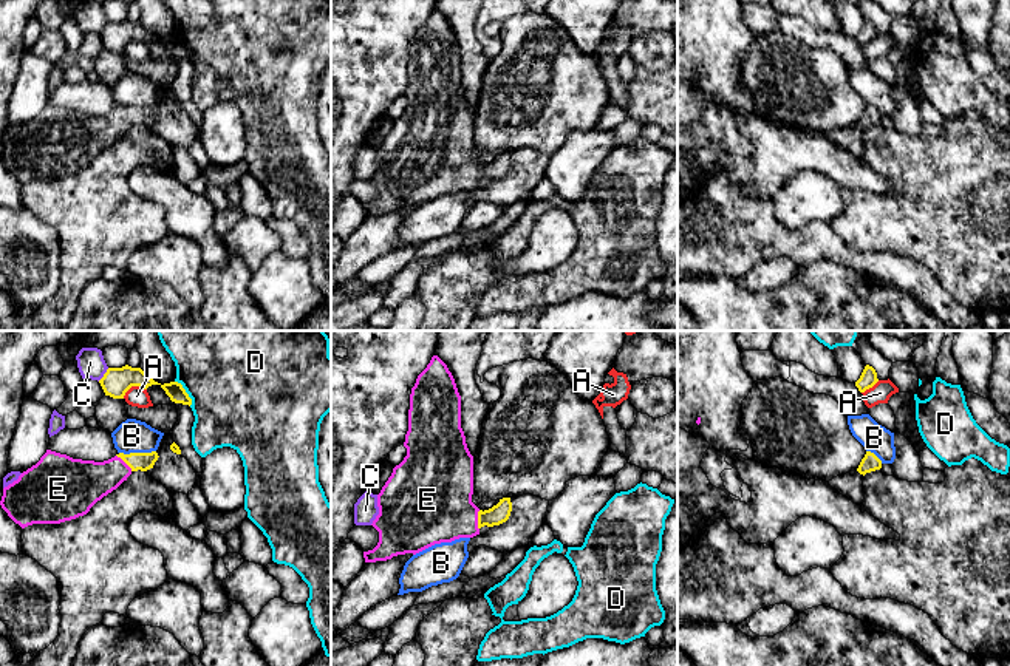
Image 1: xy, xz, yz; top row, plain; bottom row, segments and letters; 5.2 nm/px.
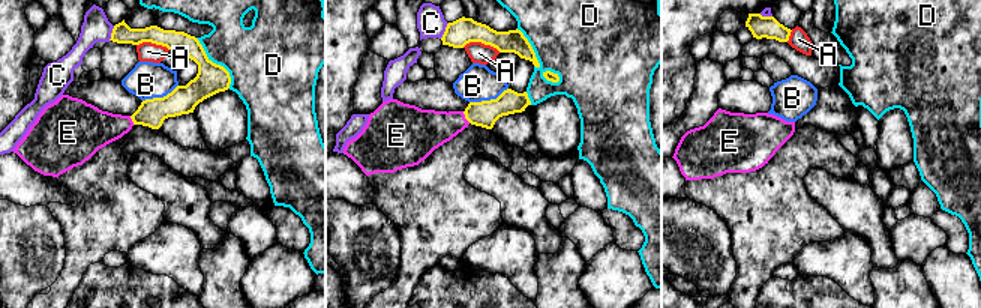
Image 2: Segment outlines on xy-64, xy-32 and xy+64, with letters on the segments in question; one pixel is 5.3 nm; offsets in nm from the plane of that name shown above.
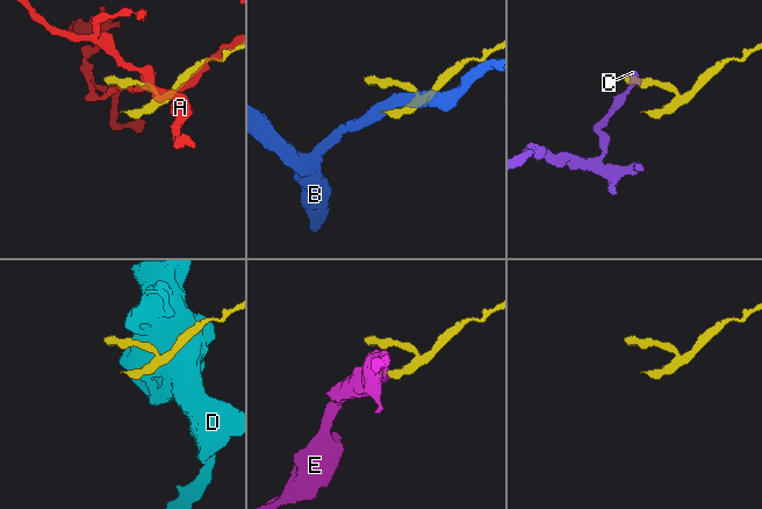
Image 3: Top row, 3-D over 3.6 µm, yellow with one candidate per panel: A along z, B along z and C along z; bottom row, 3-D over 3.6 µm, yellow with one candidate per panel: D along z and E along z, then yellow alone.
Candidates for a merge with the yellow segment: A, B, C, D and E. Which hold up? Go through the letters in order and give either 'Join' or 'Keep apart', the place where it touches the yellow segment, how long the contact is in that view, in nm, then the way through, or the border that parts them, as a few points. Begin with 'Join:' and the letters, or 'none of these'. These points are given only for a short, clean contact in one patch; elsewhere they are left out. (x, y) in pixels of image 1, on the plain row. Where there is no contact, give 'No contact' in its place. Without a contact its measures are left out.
Join: E
A: Keep apart. Touches yellow at xy (133, 39). Shared border 140 nm
B: Keep apart. Touches yellow at xy (136, 107). Shared border 190 nm
C: Keep apart. Touches yellow at xy (104, 28). Shared border 90 nm. Boundary: xy (109, 22), (98, 34)
D: Keep apart. Touches yellow at xy (186, 47). Shared border 160 nm
E: Join. Touches yellow at xz (478, 173). Shared border 100 nm. Path across: xz (498, 167), (478, 173), (463, 173), (433, 158)

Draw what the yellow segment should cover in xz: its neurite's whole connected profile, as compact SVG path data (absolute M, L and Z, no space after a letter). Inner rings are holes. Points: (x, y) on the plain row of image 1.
M438 9L432 11L411 42L404 100L407 110L393 122L377 148L379 168L371 179L379 185L379 196L373 204L363 206L365 216L416 209L435 198L473 192L481 181L500 179L509 173L510 151L500 153L484 165L472 156L473 110L461 82L461 49L452 26Z

